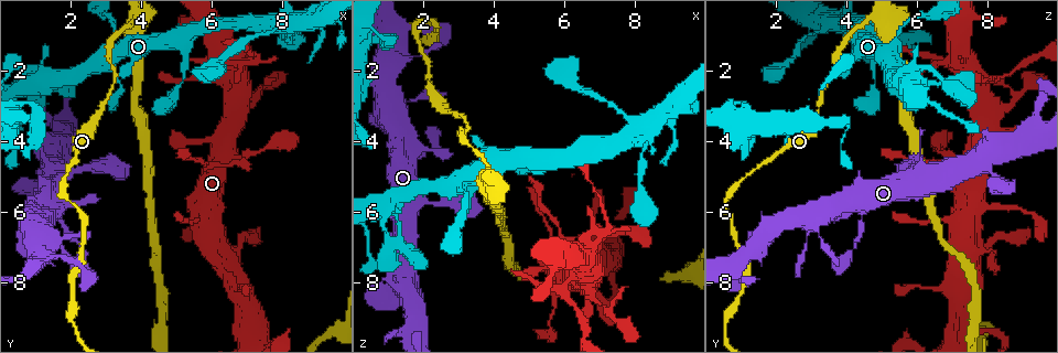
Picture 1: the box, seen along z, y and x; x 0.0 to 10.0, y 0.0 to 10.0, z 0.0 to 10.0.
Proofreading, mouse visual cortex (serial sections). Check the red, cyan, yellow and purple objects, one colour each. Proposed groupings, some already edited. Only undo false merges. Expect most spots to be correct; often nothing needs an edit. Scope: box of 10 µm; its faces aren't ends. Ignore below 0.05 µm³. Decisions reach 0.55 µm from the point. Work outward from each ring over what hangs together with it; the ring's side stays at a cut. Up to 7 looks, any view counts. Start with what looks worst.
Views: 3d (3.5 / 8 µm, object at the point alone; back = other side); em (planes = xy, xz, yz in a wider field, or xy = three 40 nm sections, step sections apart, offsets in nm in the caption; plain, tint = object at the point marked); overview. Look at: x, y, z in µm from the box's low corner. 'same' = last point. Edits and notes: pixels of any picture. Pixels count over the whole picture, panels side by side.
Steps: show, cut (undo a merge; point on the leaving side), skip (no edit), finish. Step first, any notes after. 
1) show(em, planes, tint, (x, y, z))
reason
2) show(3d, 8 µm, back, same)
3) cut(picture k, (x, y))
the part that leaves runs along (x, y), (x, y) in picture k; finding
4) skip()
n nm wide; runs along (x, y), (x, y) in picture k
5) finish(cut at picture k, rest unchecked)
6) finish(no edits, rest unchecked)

show(em, xy, step 5, tint, (3.85, 0.70, 4.95))
abrupt turn

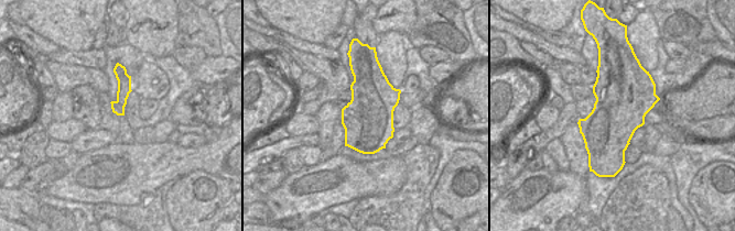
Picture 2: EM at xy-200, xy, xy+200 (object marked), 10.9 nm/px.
show(3d, 3.5 µm, same)

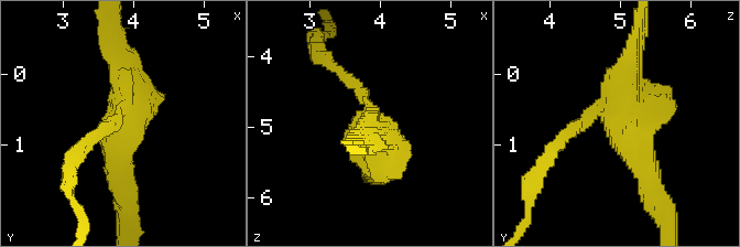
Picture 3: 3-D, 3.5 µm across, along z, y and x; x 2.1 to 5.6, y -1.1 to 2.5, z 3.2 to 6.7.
cut(picture 3, (378, 152))
550 nm wide; the part that leaves runs along (605, 109), (646, 170), (652, 201) in picture 3; a second cell is stuck on

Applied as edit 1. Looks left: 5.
show(3d, 3.5 µm, (8.15, 0.65, 3.75))
sharp bend

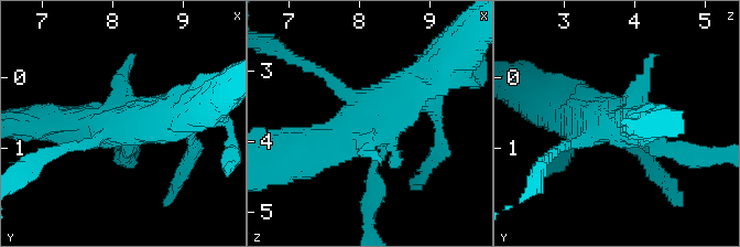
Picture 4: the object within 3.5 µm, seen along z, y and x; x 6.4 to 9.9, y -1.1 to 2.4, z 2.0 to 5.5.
show(em, xy, step 1, tint, (8.10, 0.70, 3.80))

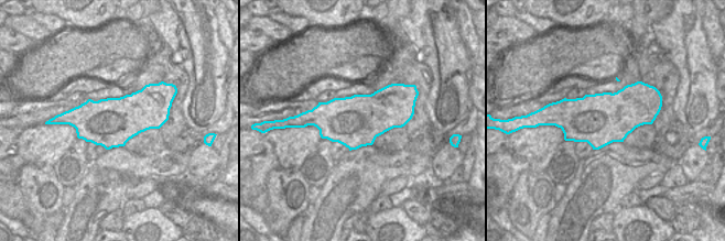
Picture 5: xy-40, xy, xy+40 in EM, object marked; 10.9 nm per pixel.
show(em, xy, step 2, tint, same)
another direction

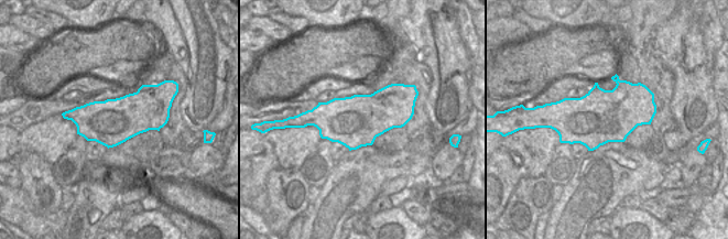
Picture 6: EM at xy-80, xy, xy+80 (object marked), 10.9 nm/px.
skip()
runs along (54, 122), (132, 126), (126, 153) in picture 4; all the same cell

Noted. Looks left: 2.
show(3d, 3.5 µm, (1.75, 6.30, 4.45))
narrows sharply

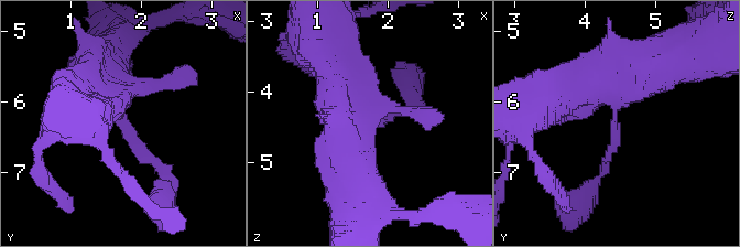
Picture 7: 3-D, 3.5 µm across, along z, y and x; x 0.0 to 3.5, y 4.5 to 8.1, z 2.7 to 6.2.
show(em, xy, step 2, tint, (1.70, 6.30, 4.40))
arms of 150, 700 nm

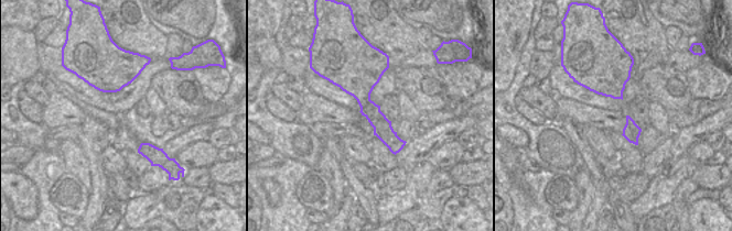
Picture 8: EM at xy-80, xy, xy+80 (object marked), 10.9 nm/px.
skip()
200 nm wide; runs along (364, 68), (364, 101), (396, 150) in picture 8; one cell here

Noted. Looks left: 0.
finish(cut at picture 3, rest unchecked)

